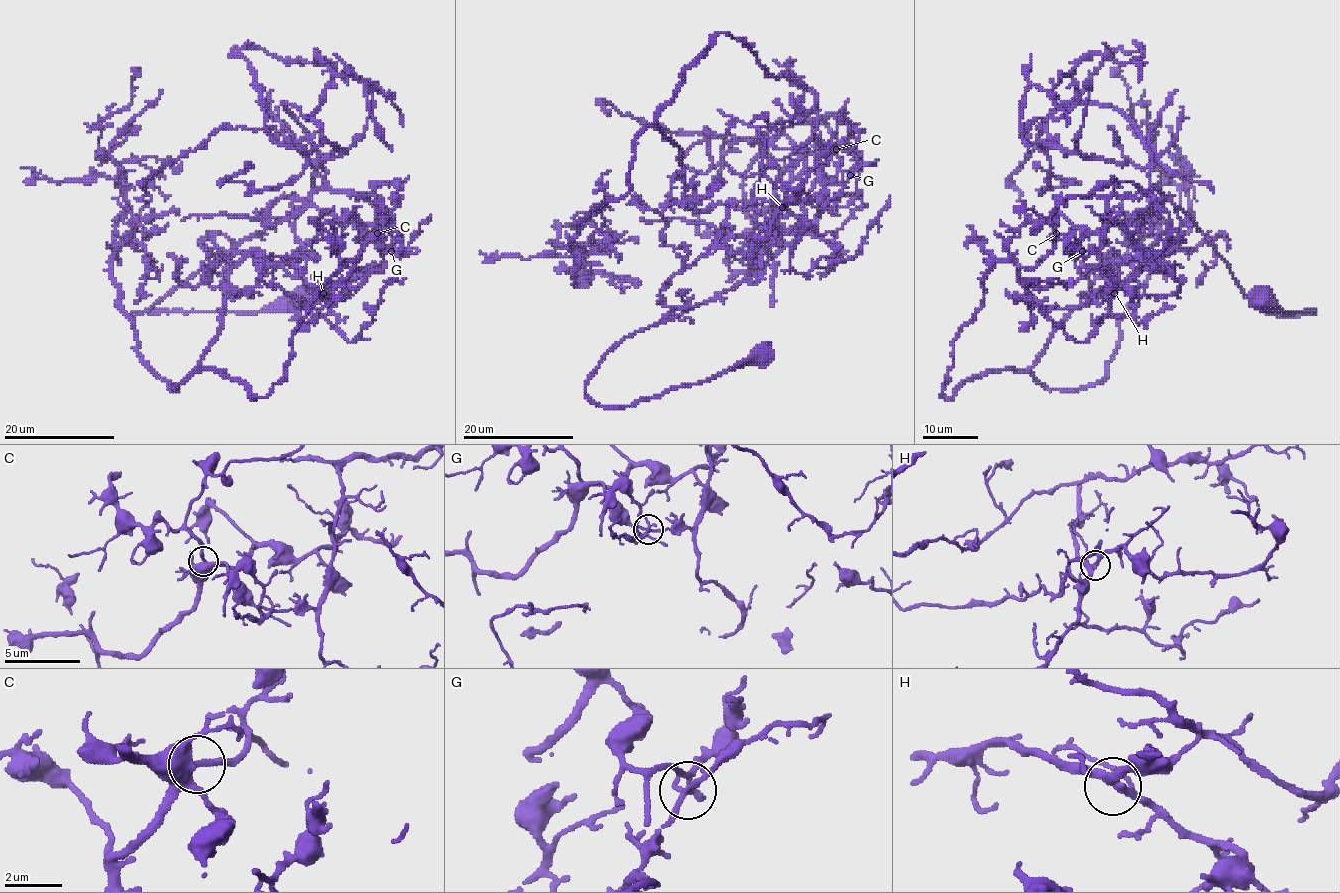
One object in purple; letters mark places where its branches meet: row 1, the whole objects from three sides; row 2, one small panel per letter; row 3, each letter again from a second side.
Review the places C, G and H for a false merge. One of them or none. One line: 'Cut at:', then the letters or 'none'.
Cut at: G

